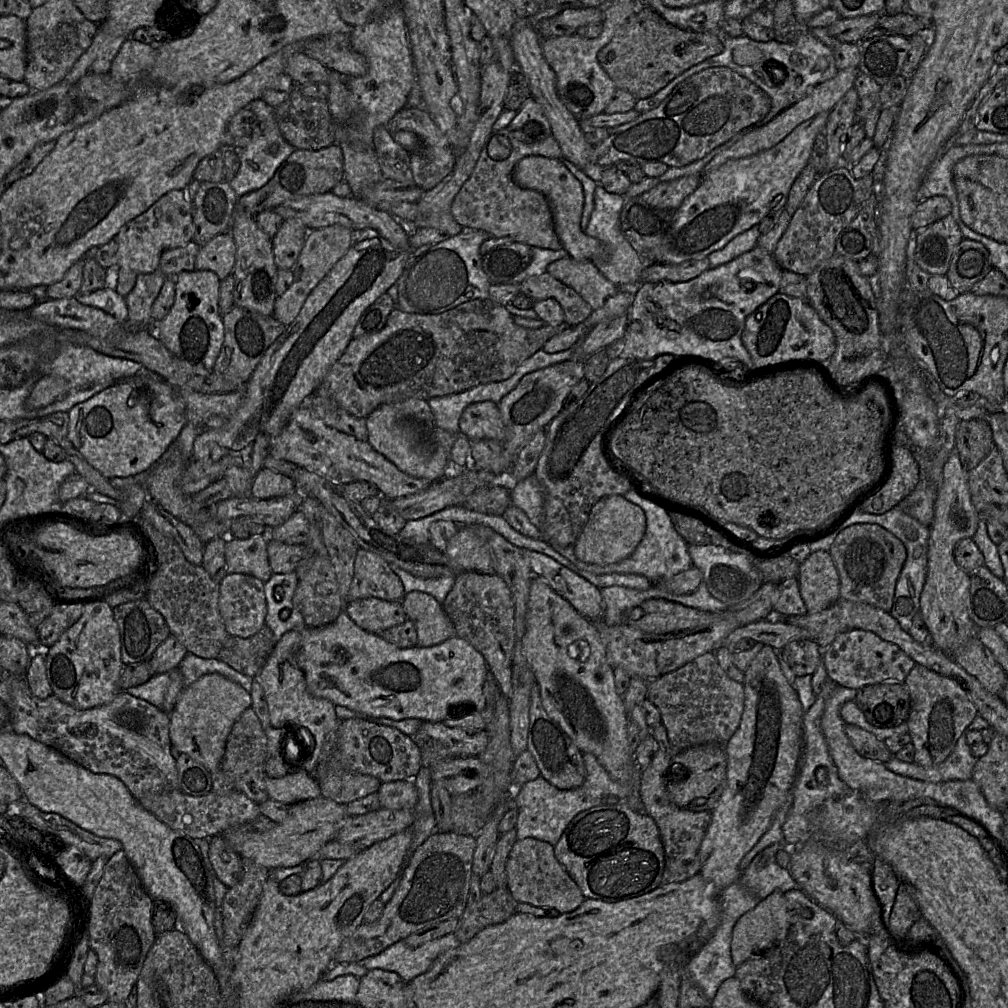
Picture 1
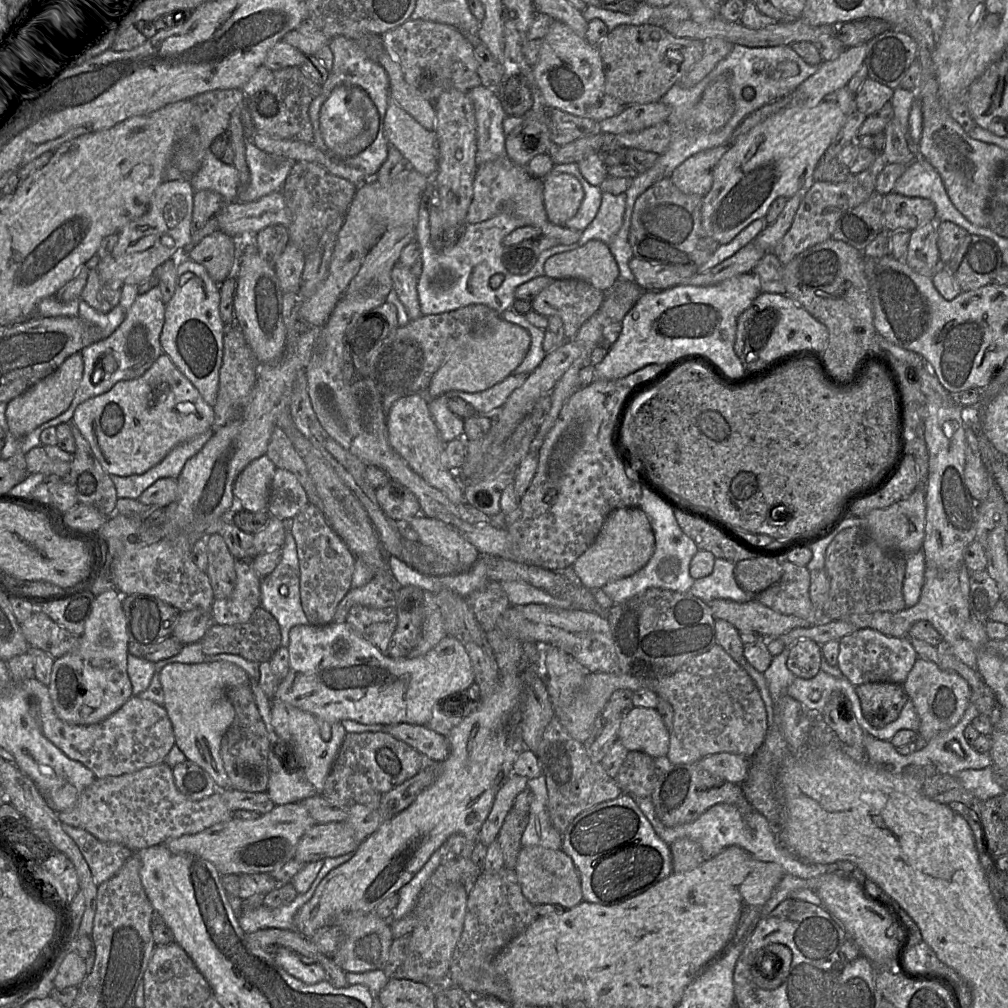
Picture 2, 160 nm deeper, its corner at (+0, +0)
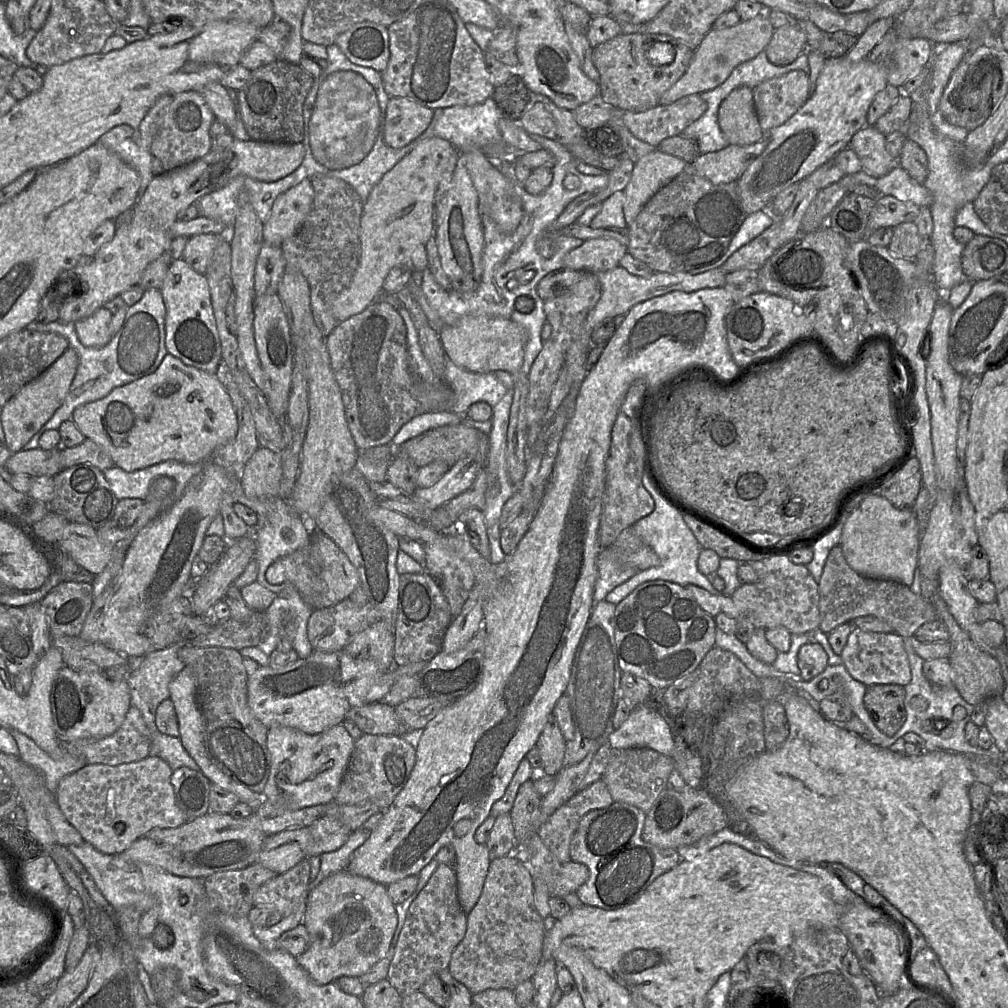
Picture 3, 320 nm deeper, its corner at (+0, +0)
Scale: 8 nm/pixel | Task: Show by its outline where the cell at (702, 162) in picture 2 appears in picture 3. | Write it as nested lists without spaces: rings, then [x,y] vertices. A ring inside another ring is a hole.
[[[766,138],[748,145],[728,145],[718,151],[700,154],[691,164],[700,176],[710,180],[714,184],[734,182],[737,181],[748,166],[763,153],[766,145]]]

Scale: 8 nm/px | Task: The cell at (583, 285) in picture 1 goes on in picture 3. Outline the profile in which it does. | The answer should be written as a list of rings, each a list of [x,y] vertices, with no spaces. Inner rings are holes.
[[[593,238],[568,252],[564,268],[582,272],[604,272],[620,265],[627,247],[612,238]]]

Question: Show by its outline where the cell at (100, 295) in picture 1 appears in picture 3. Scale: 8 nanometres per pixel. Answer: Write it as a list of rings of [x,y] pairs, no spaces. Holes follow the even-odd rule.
[[[102,307],[87,318],[75,322],[77,336],[85,347],[103,347],[113,338],[109,326],[112,313]]]

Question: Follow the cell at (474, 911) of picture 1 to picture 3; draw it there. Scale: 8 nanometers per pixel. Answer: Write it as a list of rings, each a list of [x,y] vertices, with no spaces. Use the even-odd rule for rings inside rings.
[[[516,846],[514,853],[491,860],[481,895],[472,911],[467,914],[465,936],[452,953],[449,971],[472,994],[487,989],[514,990],[521,982],[532,979],[543,959],[543,940],[547,924],[535,906],[533,871],[525,860],[518,856]]]

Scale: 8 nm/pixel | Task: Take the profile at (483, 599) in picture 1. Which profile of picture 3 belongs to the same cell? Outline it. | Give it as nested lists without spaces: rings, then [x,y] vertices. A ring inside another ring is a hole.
[[[552,713],[536,743],[546,775],[556,776],[563,768],[566,742]]]

